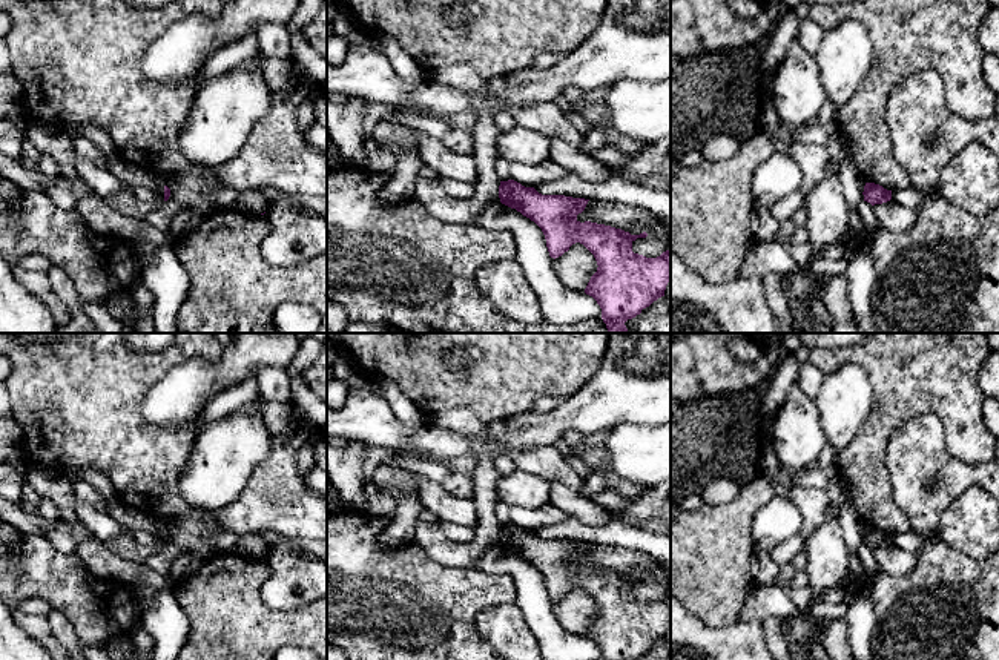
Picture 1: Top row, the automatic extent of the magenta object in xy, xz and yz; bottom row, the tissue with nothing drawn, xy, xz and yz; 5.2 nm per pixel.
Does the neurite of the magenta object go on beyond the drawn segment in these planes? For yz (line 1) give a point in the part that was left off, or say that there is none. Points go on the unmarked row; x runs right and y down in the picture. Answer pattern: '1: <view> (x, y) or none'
1: none

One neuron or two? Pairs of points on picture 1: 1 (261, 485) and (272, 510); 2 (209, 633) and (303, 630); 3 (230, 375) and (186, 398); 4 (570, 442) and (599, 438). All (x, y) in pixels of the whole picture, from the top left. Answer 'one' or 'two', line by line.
1: one
2: one
3: one
4: one

